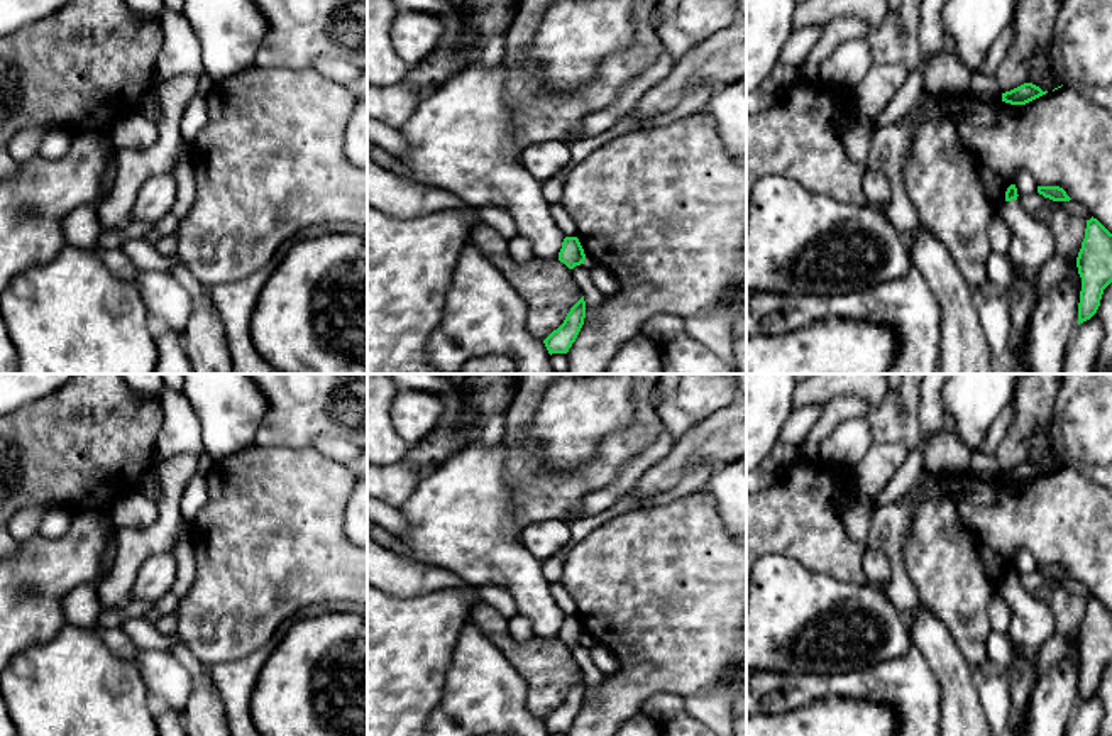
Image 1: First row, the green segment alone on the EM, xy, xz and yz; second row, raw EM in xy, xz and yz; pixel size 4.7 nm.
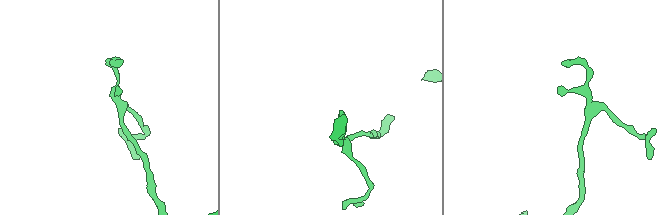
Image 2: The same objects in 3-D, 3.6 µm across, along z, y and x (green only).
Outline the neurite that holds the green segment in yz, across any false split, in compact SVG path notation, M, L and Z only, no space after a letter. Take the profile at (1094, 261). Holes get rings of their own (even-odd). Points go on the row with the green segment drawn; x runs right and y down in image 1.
M1093 217L1087 220L1076 267L1082 277L1080 325L1097 313L1104 289L1112 283L1112 233Z

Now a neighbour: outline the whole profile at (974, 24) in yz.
M946 0L944 34L956 42L956 59L972 74L980 73L988 46L1010 24L1017 0Z

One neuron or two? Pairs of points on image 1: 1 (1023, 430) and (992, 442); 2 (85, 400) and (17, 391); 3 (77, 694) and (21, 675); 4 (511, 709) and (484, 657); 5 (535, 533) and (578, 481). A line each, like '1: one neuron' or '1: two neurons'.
1: two neurons
2: two neurons
3: one neuron
4: one neuron
5: two neurons

